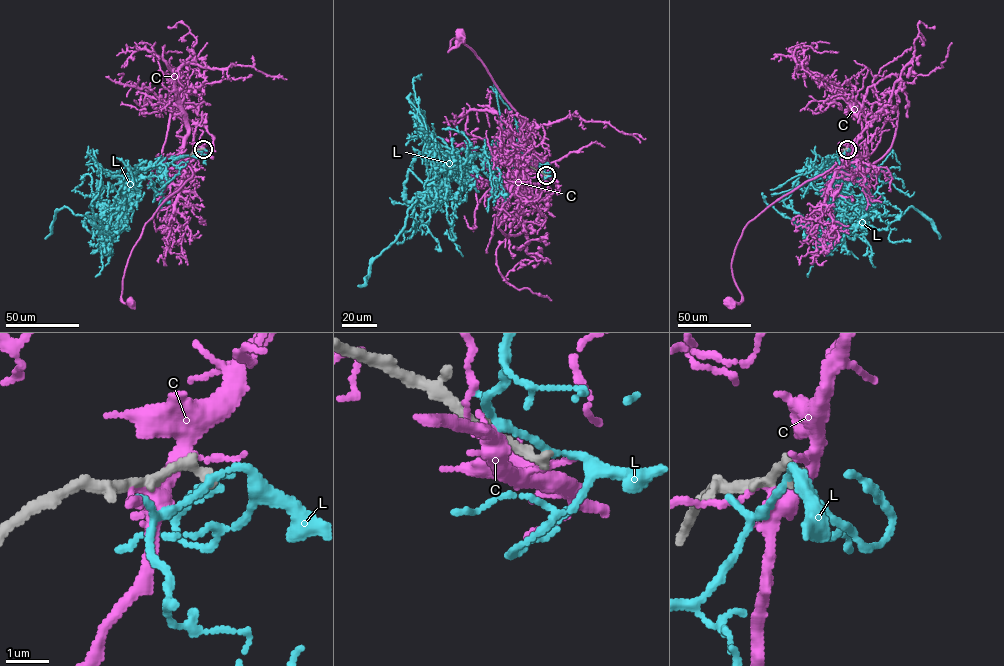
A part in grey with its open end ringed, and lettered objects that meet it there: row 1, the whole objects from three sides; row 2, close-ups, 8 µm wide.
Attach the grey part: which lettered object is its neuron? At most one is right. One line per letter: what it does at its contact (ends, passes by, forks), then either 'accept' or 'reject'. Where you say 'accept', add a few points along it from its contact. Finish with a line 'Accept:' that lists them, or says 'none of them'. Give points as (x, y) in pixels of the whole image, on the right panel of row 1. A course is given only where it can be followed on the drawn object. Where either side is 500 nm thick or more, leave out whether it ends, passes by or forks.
C: it passes by; reject
L: it passes by; reject
Accept: none of them

